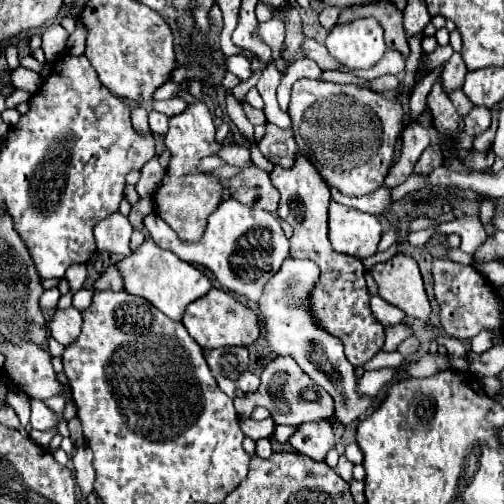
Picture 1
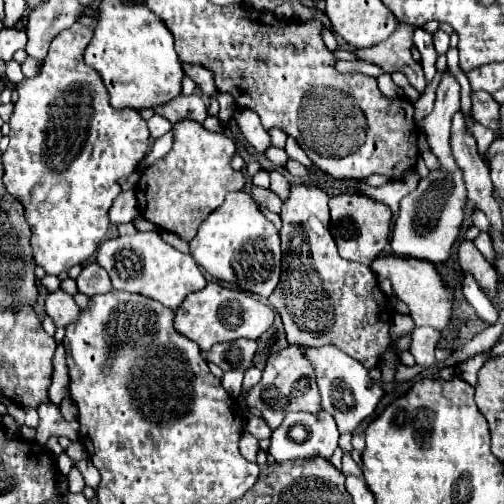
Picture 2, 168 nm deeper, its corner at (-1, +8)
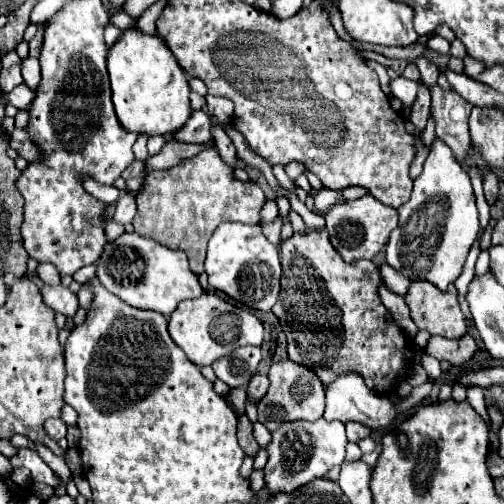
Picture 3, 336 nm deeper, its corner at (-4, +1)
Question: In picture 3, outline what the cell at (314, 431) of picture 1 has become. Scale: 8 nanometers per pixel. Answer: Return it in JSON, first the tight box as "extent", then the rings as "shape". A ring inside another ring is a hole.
{"extent":[264,419,348,495],"shape":[[[318,419],[314,423],[310,421],[282,423],[276,431],[272,431],[272,443],[266,447],[268,463],[264,467],[264,473],[270,493],[276,495],[282,491],[294,491],[296,487],[306,485],[316,477],[326,477],[326,473],[334,465],[340,465],[344,461],[346,443],[348,439],[344,433],[344,423],[340,421]]]}

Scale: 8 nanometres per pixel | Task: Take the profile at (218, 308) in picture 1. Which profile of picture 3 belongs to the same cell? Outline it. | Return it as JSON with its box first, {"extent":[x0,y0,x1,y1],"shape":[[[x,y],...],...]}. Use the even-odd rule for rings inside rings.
{"extent":[168,291,264,367],"shape":[[[204,291],[198,299],[182,301],[176,307],[176,311],[170,315],[168,331],[174,343],[180,345],[186,357],[198,367],[210,365],[212,361],[220,359],[222,355],[232,353],[238,347],[262,345],[264,341],[264,325],[254,313],[244,311],[232,305],[230,301],[220,299],[218,295],[208,293],[208,291]]]}

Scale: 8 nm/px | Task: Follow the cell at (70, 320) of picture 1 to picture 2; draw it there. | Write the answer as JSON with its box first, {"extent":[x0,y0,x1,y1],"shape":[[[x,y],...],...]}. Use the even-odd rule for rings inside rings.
{"extent":[45,288,79,326],"shape":[[[61,288],[49,292],[45,298],[45,312],[55,320],[55,326],[67,326],[79,316],[79,306],[75,304],[73,296],[63,292]]]}

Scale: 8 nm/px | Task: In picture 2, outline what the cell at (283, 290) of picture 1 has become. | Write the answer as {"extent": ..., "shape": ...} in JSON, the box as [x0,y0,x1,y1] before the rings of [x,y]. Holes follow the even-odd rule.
{"extent":[303,346,383,432],"shape":[[[323,346],[323,348],[307,348],[303,352],[305,356],[309,356],[317,372],[321,408],[335,418],[339,432],[353,432],[365,418],[369,418],[375,412],[379,400],[383,398],[383,388],[371,380],[369,372],[355,358],[347,356],[339,348]]]}

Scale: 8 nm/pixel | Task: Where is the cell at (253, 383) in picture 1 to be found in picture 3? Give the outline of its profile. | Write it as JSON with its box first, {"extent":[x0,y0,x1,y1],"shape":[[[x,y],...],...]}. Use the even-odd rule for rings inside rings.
{"extent":[246,373,268,403],"shape":[[[256,373],[256,375],[250,379],[248,387],[246,387],[248,401],[250,401],[250,403],[258,403],[258,401],[264,397],[266,391],[268,391],[268,377]]]}

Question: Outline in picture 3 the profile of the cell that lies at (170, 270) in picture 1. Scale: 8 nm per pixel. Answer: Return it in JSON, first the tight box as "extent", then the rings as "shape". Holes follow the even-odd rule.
{"extent":[96,233,204,315],"shape":[[[124,233],[112,245],[104,247],[100,263],[96,267],[98,281],[116,297],[132,307],[152,309],[164,315],[172,315],[176,305],[184,299],[196,299],[204,293],[198,283],[198,275],[190,271],[184,251],[172,251],[154,239],[138,233]]]}

